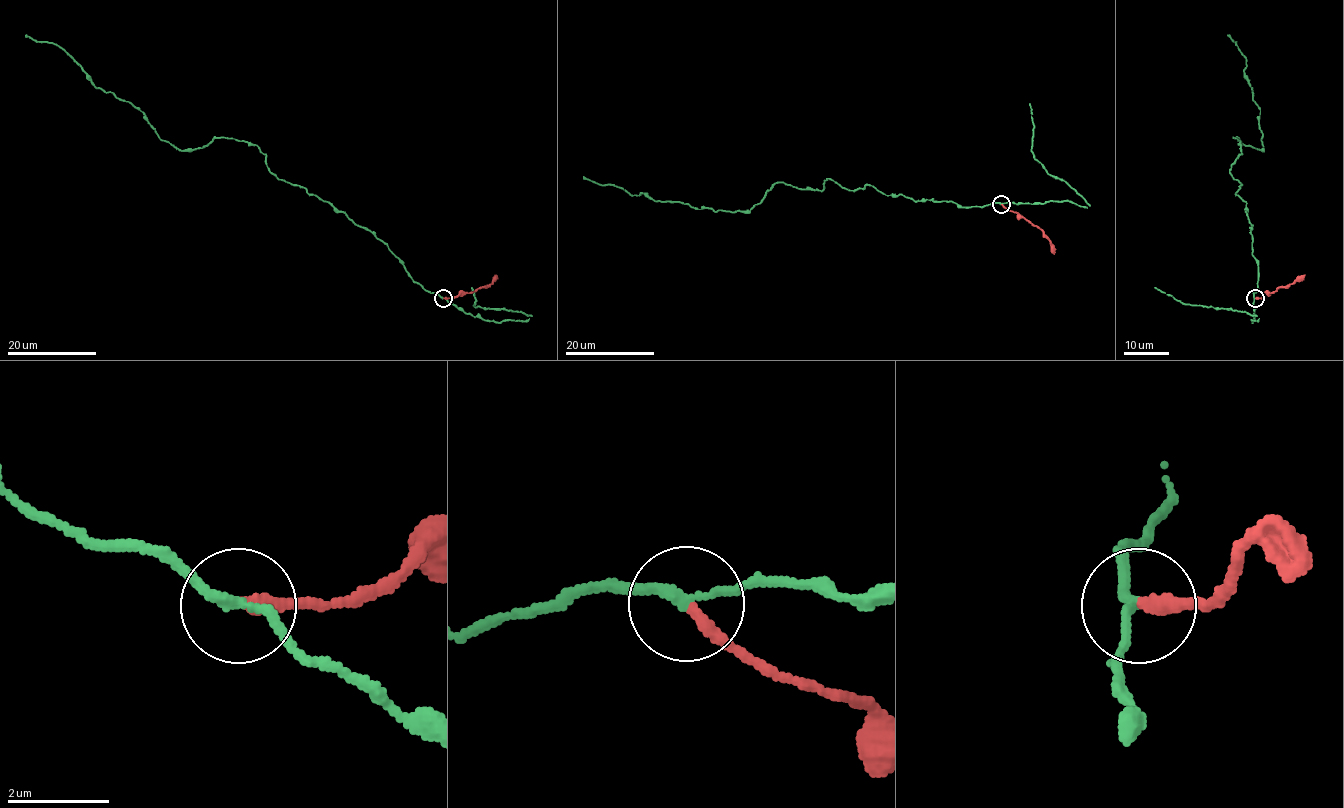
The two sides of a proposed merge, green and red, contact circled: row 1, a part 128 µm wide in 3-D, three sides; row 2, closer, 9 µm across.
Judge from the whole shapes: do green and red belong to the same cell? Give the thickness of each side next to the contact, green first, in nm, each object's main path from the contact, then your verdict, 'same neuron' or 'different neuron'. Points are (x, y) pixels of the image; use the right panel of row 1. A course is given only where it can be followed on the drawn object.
190 nm thick on the green side, 280 nm on the other; green runs (1255, 298), (1252, 225), (1230, 172), (1241, 154), (1233, 138), (1263, 148), (1260, 109), (1246, 59), (1227, 35); red runs (1255, 298), (1291, 284), (1305, 274); different neuron

